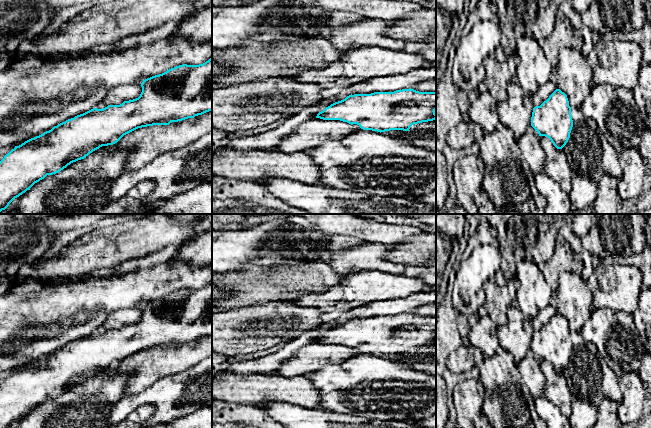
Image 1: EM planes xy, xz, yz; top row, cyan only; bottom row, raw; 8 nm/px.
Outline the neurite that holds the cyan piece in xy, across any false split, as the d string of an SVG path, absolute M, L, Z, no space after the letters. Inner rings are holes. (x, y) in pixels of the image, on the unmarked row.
M212 281L199 289L179 289L166 296L152 300L141 307L142 316L136 323L120 329L108 329L103 333L93 332L74 342L54 350L51 354L15 370L0 385L0 428L10 428L47 399L53 399L73 386L86 382L102 370L117 367L124 359L142 351L169 349L212 335Z

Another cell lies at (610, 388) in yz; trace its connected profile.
M602 359L600 366L602 368L602 393L606 398L620 403L622 400L622 393L618 384L618 376Z

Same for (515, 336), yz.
M517 305L507 310L507 322L495 330L500 348L507 351L518 365L531 350L532 320Z

